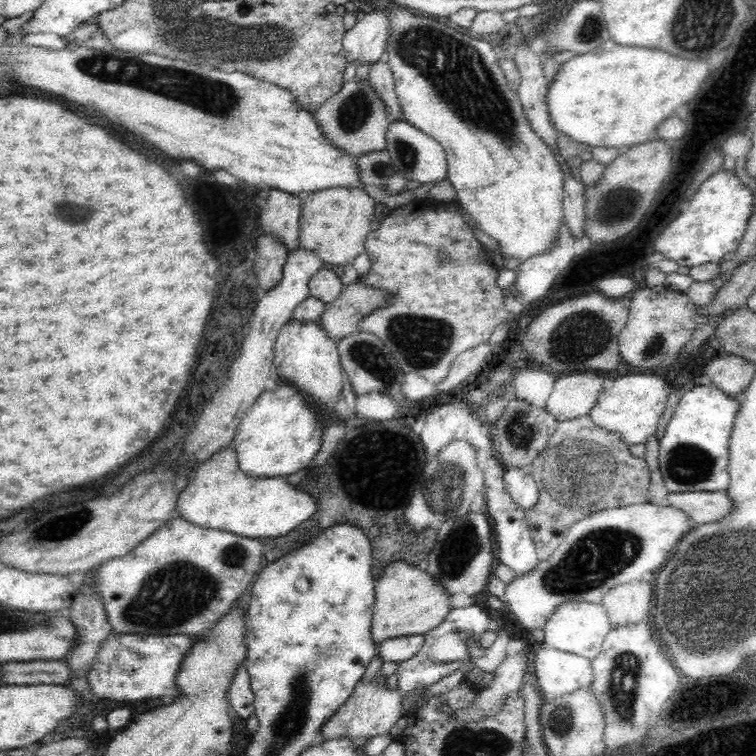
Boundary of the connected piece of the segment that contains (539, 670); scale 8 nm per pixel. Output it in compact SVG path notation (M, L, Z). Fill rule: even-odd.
M544 646L537 648L533 661L536 682L545 699L568 696L574 690L586 690L593 680L590 659Z

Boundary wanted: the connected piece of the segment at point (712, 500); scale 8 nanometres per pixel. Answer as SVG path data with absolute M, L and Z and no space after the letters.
M669 492L665 504L683 512L694 527L720 520L730 510L725 492Z

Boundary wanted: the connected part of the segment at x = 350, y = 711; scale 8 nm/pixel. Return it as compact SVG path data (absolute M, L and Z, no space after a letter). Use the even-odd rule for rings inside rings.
M379 673L372 682L363 682L360 680L346 702L334 709L334 712L323 720L322 726L319 728L318 739L321 740L356 740L363 738L367 740L374 736L382 736L382 734L390 733L390 728L396 724L398 718L403 714L402 698L395 690L387 690L384 688L384 677Z

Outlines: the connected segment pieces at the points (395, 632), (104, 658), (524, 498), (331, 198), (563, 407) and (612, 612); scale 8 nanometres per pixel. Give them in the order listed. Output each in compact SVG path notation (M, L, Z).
M394 562L375 579L374 612L371 620L371 639L375 648L384 640L408 635L423 635L433 629L450 610L449 596L426 574L409 564Z
M111 633L103 642L100 652L94 660L92 670L88 672L88 681L92 685L94 696L108 698L118 701L141 701L150 697L167 696L174 697L180 694L180 687L176 685L178 672L190 652L198 642L195 635L174 635L174 636L140 636L139 634L119 634Z
M514 466L504 471L503 480L508 494L514 499L516 505L522 509L529 509L539 497L537 484L527 468Z
M330 188L303 196L299 220L300 246L315 254L324 266L346 266L354 258L366 253L366 238L374 219L374 199L364 189Z
M590 371L561 375L547 401L547 410L559 422L589 415L604 390L606 378Z
M640 582L620 584L606 592L602 605L606 608L611 628L634 626L648 616L653 585Z

